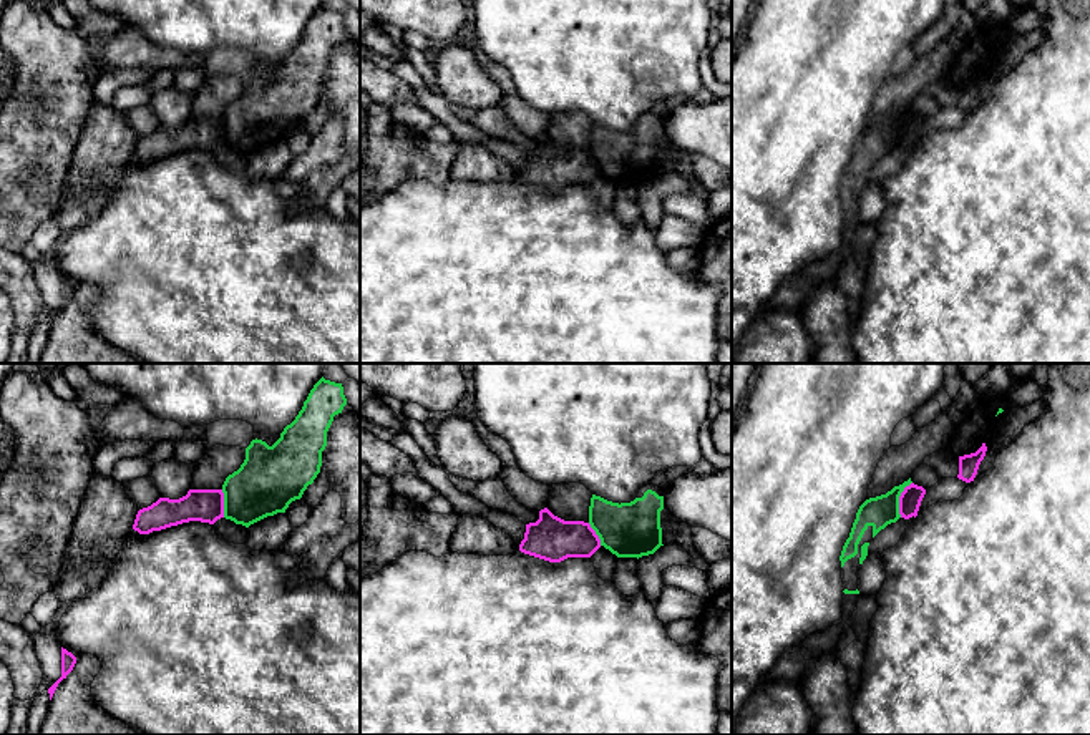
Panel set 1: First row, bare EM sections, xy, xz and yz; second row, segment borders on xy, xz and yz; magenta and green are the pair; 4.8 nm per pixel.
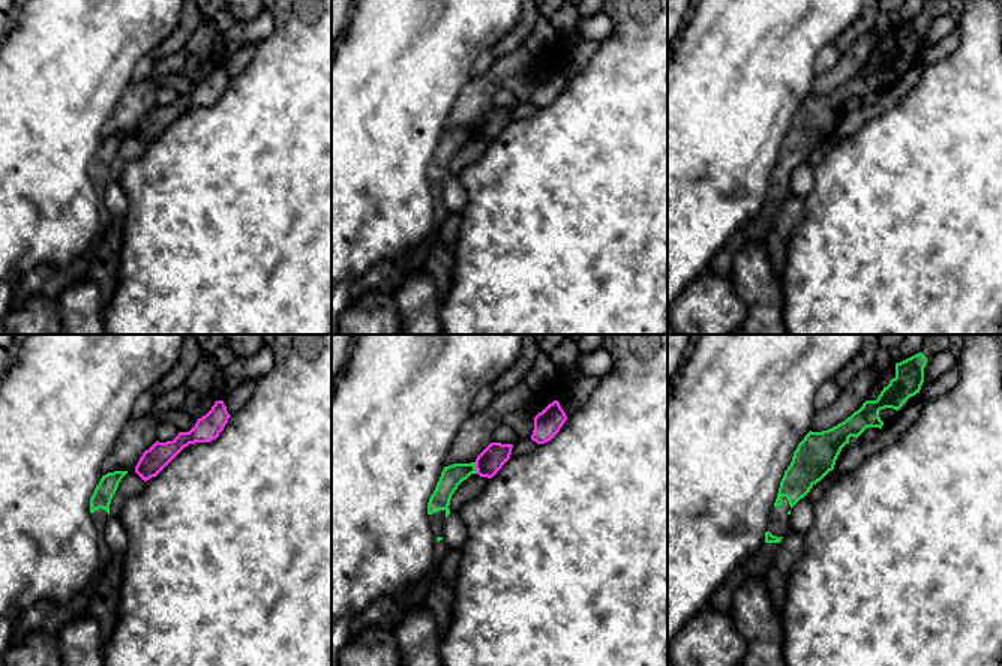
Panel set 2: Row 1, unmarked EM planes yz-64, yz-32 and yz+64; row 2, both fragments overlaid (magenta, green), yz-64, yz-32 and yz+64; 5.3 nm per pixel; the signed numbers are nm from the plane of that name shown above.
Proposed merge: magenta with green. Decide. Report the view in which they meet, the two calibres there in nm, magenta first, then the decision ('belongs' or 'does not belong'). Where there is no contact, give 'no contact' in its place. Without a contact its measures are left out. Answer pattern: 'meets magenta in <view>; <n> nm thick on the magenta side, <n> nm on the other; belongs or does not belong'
meets magenta in yz; 110 nm thick on the magenta side, 150 nm on the other; does not belong

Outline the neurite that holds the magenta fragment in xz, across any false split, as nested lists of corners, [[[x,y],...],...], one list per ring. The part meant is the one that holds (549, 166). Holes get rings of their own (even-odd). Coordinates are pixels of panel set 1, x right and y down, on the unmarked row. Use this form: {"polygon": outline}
{"polygon": [[[547,136],[539,139],[536,151],[526,153],[519,179],[549,191],[567,186],[591,186],[601,176],[601,168],[589,151],[564,149]]]}

